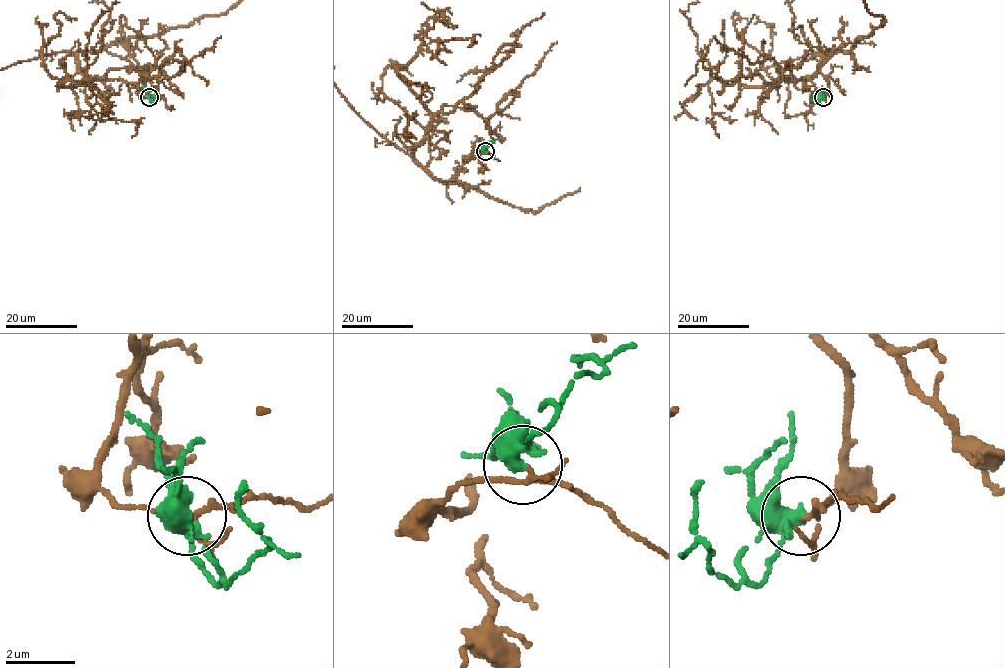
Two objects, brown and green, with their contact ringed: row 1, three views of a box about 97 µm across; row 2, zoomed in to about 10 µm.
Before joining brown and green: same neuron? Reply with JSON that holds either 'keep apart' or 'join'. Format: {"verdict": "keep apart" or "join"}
{"verdict": "keep apart"}

